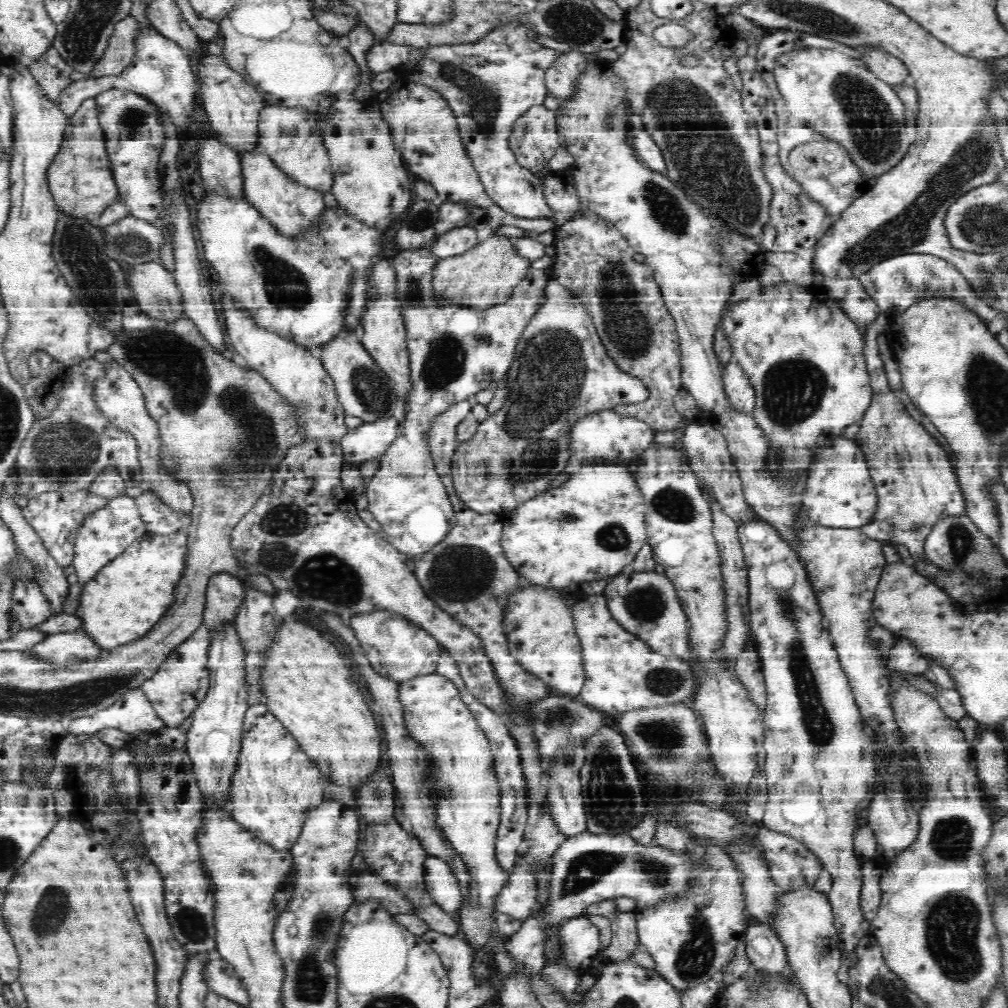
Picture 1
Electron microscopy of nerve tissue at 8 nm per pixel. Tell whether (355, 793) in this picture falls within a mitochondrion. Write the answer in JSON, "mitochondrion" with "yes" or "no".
{"mitochondrion":"no"}

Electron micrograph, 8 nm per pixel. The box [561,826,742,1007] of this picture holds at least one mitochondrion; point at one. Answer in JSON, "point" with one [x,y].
{"point":[697,954]}

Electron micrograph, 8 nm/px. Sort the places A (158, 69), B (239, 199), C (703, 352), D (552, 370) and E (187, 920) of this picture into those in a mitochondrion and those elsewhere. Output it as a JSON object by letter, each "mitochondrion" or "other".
{"A":"other","B":"other","C":"other","D":"mitochondrion","E":"mitochondrion"}

